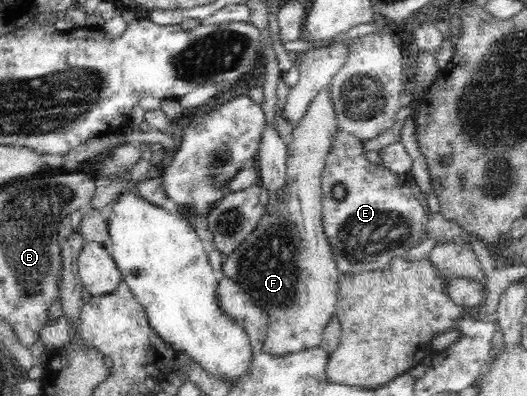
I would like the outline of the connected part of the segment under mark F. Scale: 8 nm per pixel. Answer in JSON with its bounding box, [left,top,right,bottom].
[218,85,342,355]

